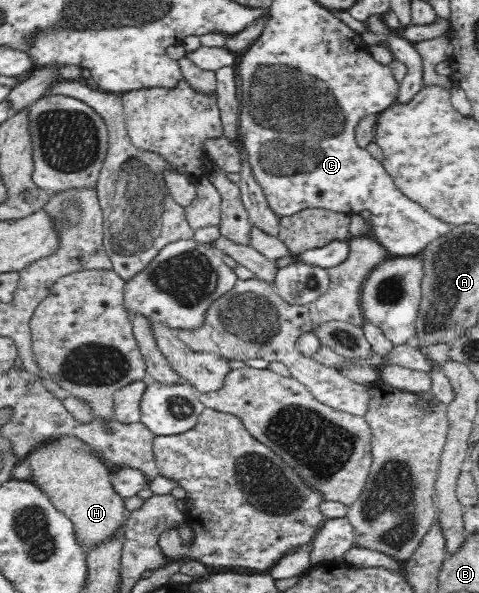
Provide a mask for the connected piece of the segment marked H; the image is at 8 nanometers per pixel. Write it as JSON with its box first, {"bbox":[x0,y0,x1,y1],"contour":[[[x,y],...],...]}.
{"bbox":[24,436,125,553],"contour":[[[65,436],[55,442],[41,444],[24,461],[32,470],[29,480],[49,497],[57,511],[62,512],[72,522],[75,540],[81,548],[85,548],[86,553],[113,540],[119,528],[124,526],[125,498],[112,487],[110,476],[113,469],[105,465],[78,438]]]}

